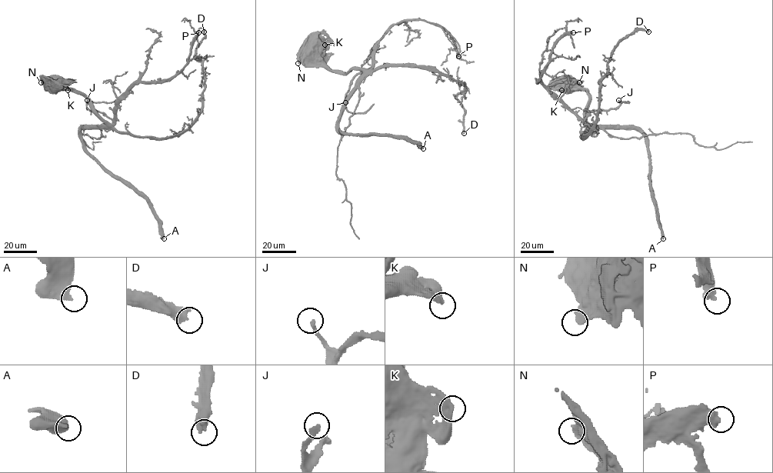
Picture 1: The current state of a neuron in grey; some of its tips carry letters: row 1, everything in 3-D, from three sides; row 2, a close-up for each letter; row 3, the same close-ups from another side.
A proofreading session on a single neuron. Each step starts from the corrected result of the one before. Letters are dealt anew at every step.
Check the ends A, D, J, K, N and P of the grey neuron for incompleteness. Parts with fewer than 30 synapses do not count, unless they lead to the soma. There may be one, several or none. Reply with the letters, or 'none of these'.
D, P

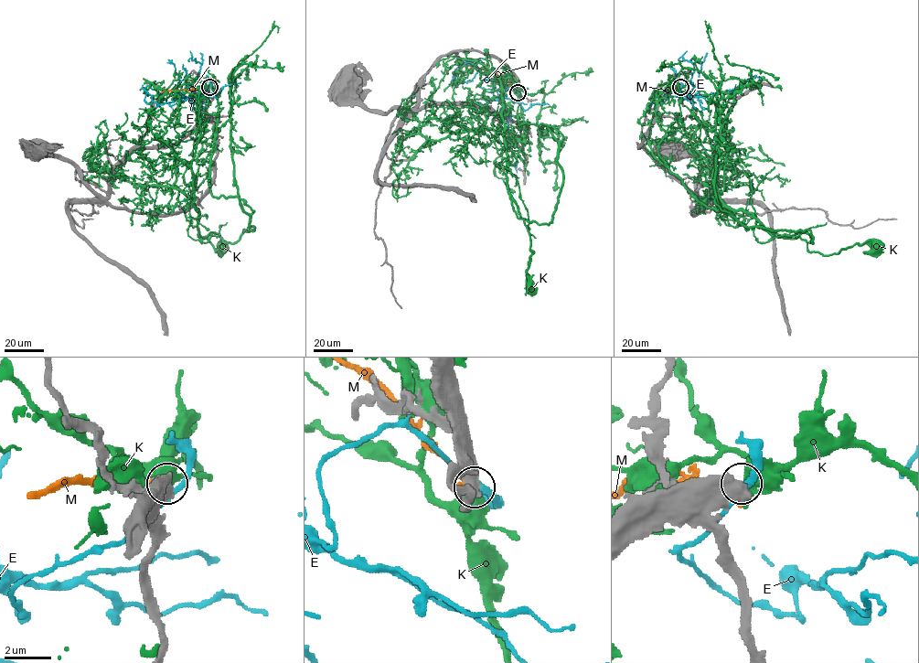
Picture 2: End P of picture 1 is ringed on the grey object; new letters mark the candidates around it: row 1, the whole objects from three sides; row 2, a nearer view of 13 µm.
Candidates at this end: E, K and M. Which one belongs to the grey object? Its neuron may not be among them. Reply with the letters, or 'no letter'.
no letter

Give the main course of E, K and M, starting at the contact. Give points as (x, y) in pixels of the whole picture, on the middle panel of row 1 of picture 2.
E: (518, 91), (510, 87), (506, 97), (496, 97), (491, 78), (468, 62), (454, 73), (454, 82), (458, 81)
K: (518, 92), (527, 128), (499, 132), (511, 206), (529, 236), (527, 282), (533, 291)
M: (517, 91), (496, 74), (469, 69)

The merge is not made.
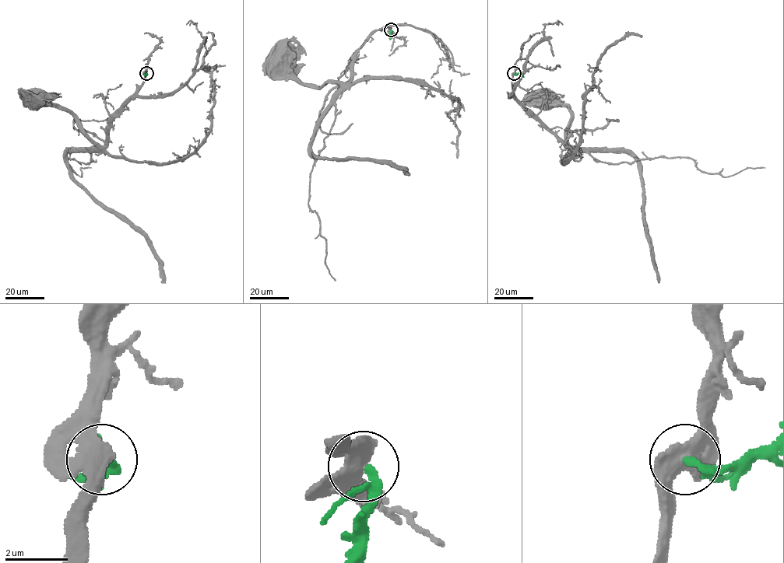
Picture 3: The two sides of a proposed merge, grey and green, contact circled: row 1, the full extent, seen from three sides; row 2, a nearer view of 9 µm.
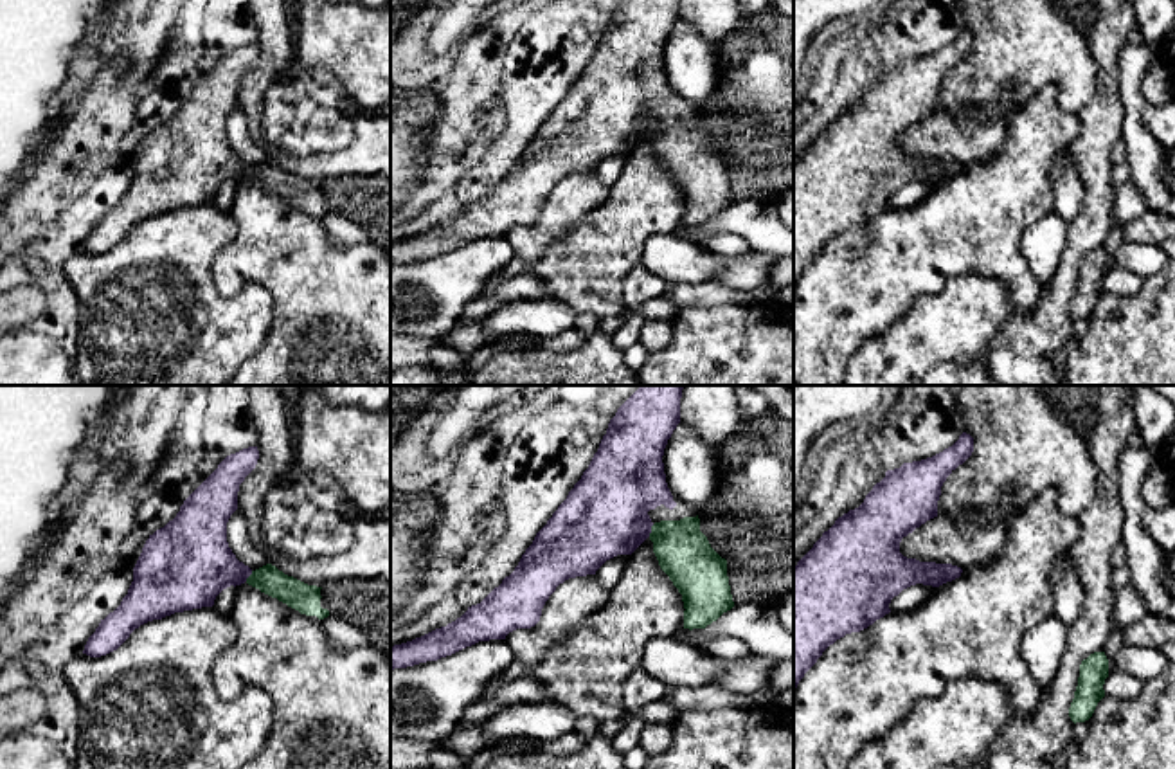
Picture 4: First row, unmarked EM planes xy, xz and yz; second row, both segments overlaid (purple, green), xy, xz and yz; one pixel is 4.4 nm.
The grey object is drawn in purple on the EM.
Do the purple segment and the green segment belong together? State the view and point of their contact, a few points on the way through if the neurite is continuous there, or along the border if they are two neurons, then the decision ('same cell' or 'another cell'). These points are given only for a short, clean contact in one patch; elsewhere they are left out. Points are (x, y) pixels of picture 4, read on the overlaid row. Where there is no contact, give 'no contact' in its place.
xz (650, 530) | across xz (605, 514), (621, 524), (650, 530), (666, 535), (684, 553) | same cell

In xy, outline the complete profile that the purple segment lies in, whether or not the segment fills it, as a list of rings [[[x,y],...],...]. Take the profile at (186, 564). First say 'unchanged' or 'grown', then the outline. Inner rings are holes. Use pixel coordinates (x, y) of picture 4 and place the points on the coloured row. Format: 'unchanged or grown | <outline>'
grown | [[[257,447],[243,448],[227,456],[218,468],[184,501],[180,511],[164,528],[146,540],[142,553],[133,567],[133,582],[121,605],[101,620],[95,632],[88,638],[83,654],[101,657],[117,650],[130,634],[140,625],[162,620],[175,612],[212,607],[216,596],[230,587],[248,584],[261,593],[277,598],[288,607],[306,616],[324,620],[327,609],[320,607],[320,589],[284,574],[275,565],[266,564],[256,571],[239,562],[227,542],[227,522],[238,510],[238,492],[245,477],[256,468],[259,459]]]

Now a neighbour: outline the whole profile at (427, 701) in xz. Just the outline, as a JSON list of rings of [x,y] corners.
[[[489,639],[437,661],[390,670],[390,738],[441,744],[453,733],[464,710],[486,695],[511,663],[509,645]]]

